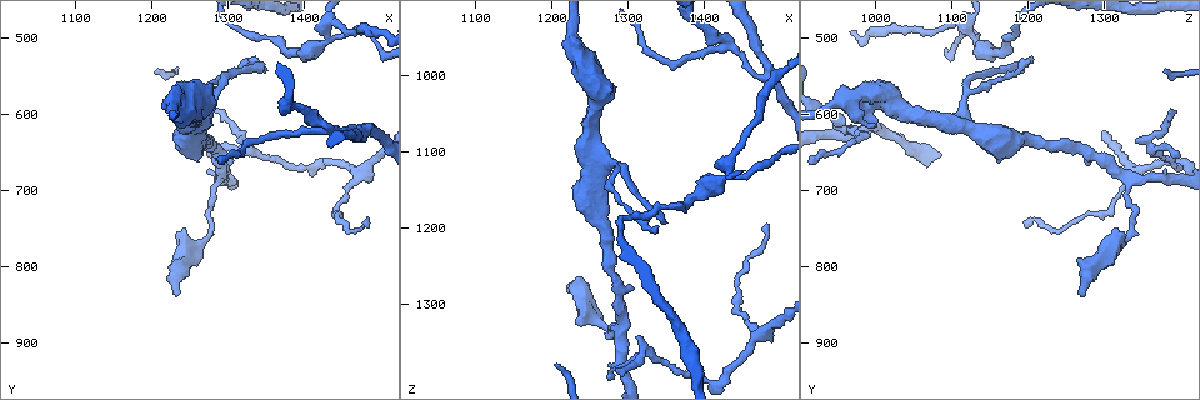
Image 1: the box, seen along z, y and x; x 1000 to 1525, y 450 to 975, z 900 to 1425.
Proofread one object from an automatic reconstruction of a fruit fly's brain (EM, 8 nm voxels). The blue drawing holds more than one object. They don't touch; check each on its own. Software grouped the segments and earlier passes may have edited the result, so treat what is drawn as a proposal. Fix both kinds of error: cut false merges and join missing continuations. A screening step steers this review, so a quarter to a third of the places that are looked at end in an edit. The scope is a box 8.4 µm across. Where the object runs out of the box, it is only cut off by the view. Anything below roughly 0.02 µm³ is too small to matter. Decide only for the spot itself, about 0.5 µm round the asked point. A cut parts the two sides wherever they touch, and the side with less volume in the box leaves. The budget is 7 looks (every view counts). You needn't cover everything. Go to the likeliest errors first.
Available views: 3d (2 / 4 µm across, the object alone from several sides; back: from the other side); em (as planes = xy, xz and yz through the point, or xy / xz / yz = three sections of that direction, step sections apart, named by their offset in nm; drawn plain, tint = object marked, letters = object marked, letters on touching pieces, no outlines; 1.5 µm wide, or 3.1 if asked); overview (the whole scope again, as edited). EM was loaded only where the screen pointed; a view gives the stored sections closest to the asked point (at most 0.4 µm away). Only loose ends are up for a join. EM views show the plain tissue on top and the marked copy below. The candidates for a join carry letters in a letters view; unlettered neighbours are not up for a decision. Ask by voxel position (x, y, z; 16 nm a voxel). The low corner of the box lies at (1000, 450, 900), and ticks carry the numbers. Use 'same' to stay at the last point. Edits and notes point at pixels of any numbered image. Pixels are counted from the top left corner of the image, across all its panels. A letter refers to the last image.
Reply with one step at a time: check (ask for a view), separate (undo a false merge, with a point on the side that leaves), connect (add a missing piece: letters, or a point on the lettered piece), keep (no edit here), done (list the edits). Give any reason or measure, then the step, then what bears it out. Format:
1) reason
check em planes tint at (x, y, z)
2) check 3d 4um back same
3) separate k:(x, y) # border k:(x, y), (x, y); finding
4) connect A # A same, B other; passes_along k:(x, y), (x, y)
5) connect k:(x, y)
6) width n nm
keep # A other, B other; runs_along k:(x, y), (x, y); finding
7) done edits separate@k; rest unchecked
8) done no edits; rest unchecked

branch point
check em planes letters at (1475, 615, 1000)

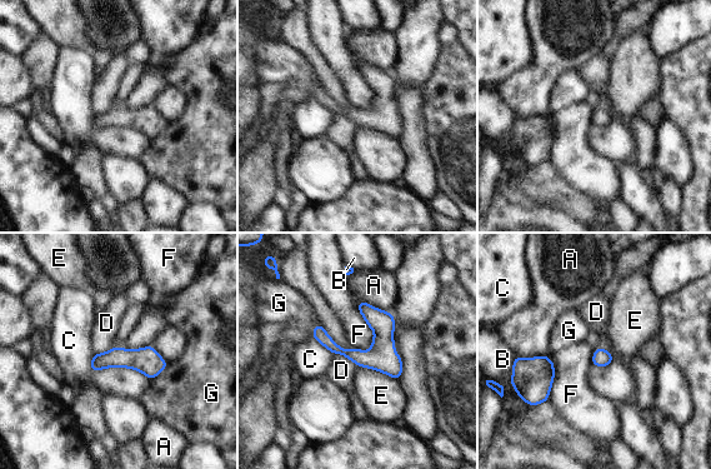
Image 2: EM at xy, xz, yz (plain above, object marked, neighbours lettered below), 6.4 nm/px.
keep # A other, B other, C other, D other, E other, F other, G other; border 2:(361, 315), (374, 333), (369, 352); continuous, no second neuron

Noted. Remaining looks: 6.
looks like a crossing
check em planes letters at (1430, 500, 1130)

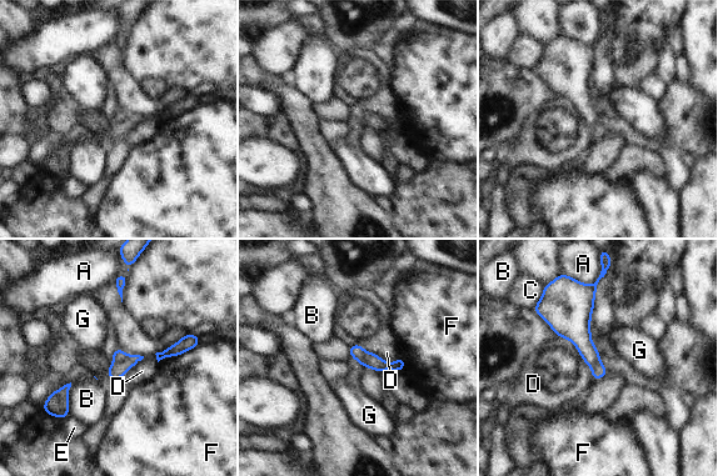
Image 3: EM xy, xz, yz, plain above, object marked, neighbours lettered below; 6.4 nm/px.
width 100 nm
separate 3:(119, 355) # A other, B other, C other, D other, E other, F other, G other; two neurons meet here

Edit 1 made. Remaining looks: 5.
check overview

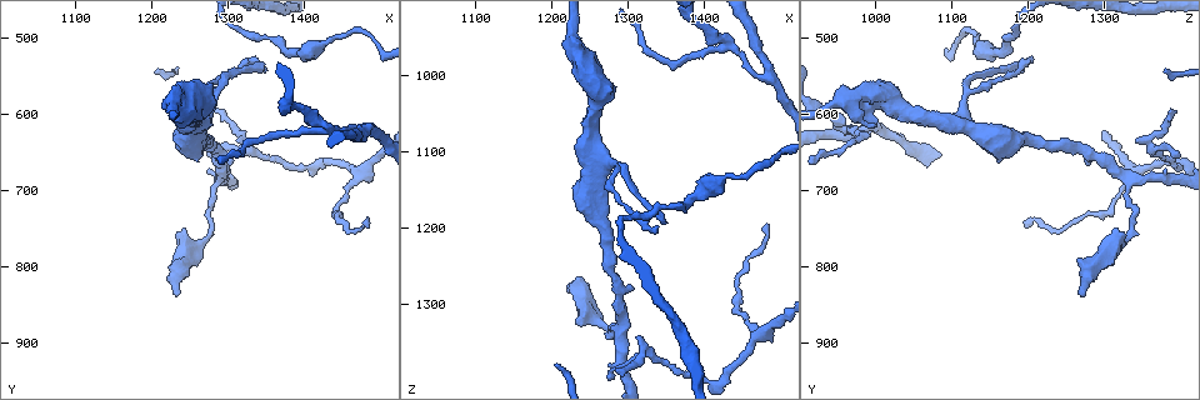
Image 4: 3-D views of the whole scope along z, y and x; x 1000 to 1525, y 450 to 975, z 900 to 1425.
small branch off a trunk
check 3d 4um at (1255, 615, 1120)

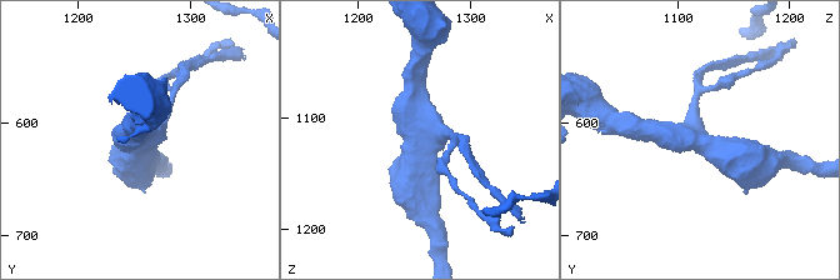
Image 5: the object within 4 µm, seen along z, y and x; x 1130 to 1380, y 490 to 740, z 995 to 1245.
check em yz step 8 letters at (1252, 618, 1122)

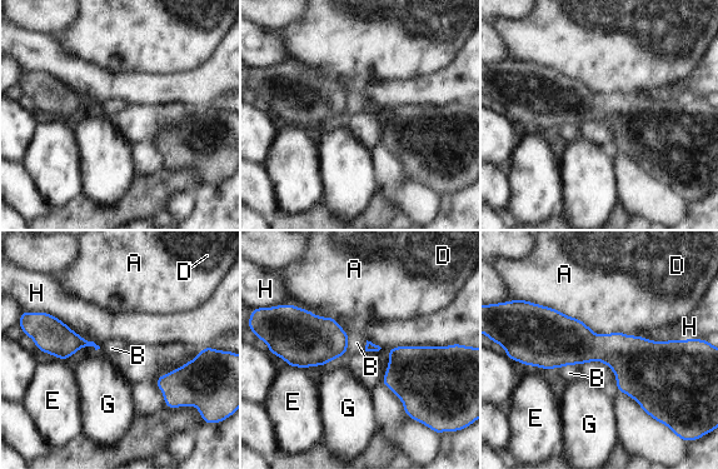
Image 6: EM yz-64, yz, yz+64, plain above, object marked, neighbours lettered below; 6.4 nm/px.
arms 3
keep # A other, B other, D other, E other, G other, H other; border 6:(533, 302), (596, 334), (623, 334); one neuron here

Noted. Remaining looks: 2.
done edits separate@3; rest unchecked

